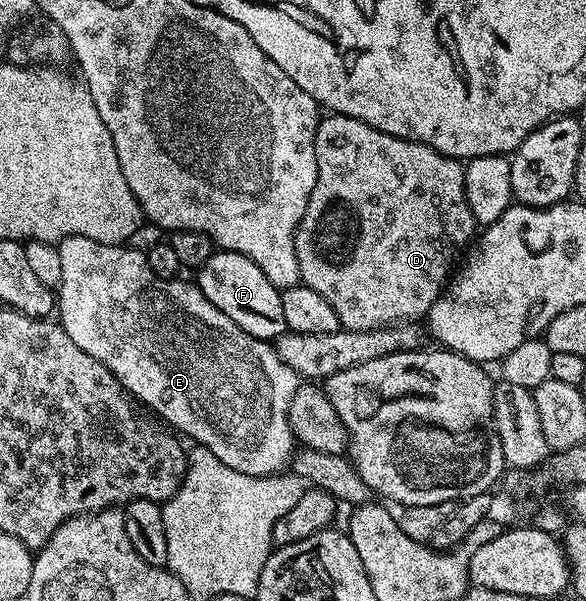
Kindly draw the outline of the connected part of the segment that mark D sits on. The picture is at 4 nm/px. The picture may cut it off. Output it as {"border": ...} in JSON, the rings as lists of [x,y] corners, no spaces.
{"border":[[[334,113],[320,118],[319,128],[315,134],[315,152],[317,153],[317,185],[313,185],[313,193],[309,197],[299,228],[295,231],[295,252],[302,286],[313,289],[313,293],[321,293],[321,297],[325,297],[325,301],[333,305],[333,313],[337,313],[340,328],[347,328],[350,331],[372,331],[378,327],[390,327],[393,323],[415,321],[426,316],[443,294],[444,286],[461,252],[472,242],[477,231],[476,221],[473,213],[470,212],[469,202],[466,201],[464,164],[453,157],[437,153],[437,149],[424,143],[381,133],[373,129],[373,125],[365,125],[365,121],[357,121],[353,117]]]}

